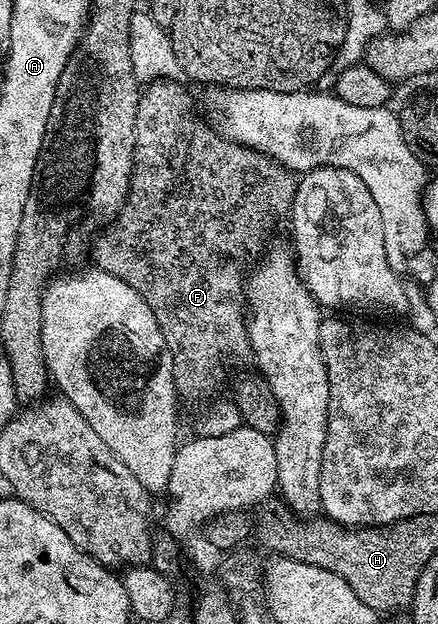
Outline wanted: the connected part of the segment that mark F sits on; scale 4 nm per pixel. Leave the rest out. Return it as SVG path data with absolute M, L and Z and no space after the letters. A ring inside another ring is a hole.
M156 80L154 82L145 84L143 88L140 90L140 98L138 99L138 111L136 112L136 118L134 119L134 151L132 152L132 178L128 183L128 194L124 199L124 205L120 209L120 212L116 215L116 220L111 222L103 231L95 234L94 244L90 249L90 257L92 253L92 257L94 260L95 268L101 269L102 271L106 271L110 275L114 275L118 279L122 281L122 283L126 283L130 287L134 289L142 297L145 303L150 307L150 311L154 315L154 319L158 323L158 327L160 328L160 333L164 337L164 345L168 348L168 356L172 360L172 381L176 385L176 392L179 394L181 398L184 397L188 401L196 401L199 397L208 397L212 392L215 391L216 388L219 387L220 384L224 381L224 376L228 373L228 368L231 367L235 361L240 361L243 357L247 358L249 356L250 350L248 348L248 323L246 320L246 298L244 296L244 287L246 284L246 270L249 268L248 260L251 259L255 253L263 254L265 252L264 244L268 241L268 236L272 233L272 228L276 225L276 220L279 217L287 218L292 211L292 200L294 199L294 195L296 194L296 183L297 178L294 176L292 170L285 167L285 165L279 165L277 161L274 159L270 159L266 155L262 155L258 151L254 151L250 147L246 147L245 145L240 145L236 141L231 141L228 137L220 136L219 132L207 120L203 121L202 118L196 117L196 113L192 110L192 101L188 98L188 93L183 89L182 86L179 85L179 80Z

